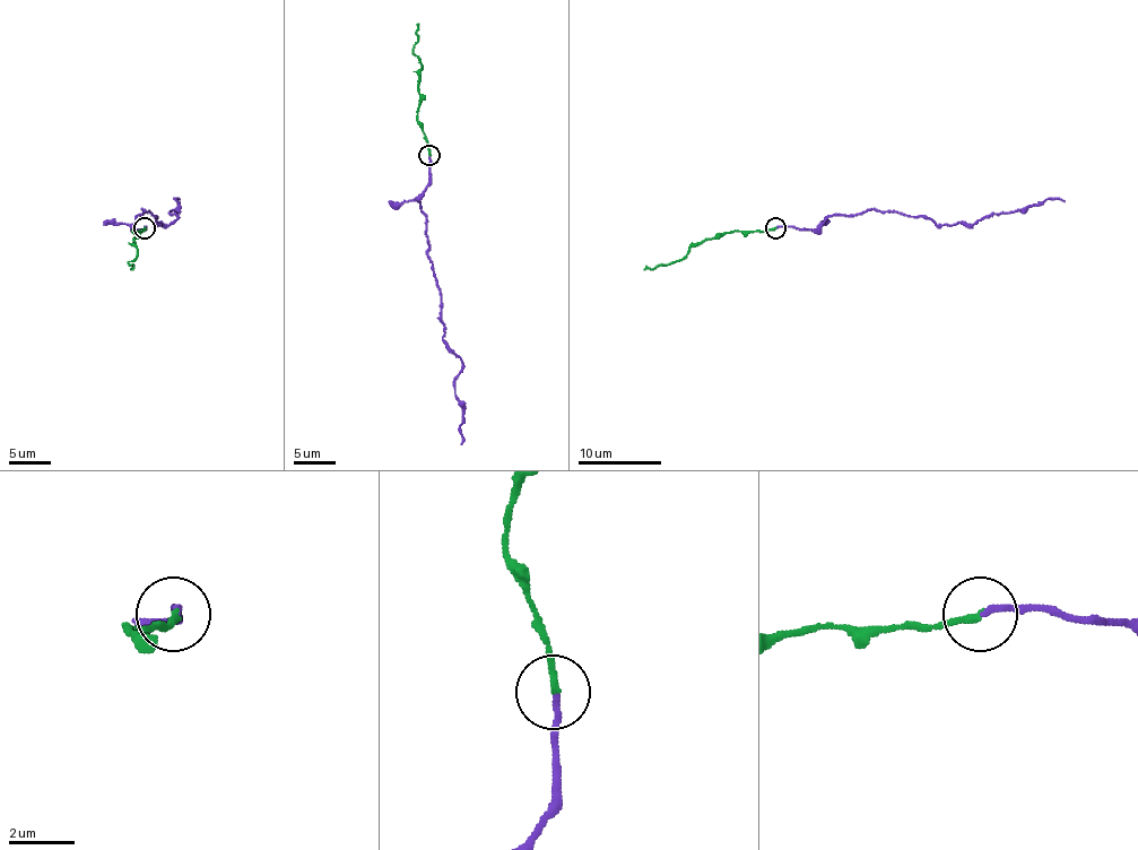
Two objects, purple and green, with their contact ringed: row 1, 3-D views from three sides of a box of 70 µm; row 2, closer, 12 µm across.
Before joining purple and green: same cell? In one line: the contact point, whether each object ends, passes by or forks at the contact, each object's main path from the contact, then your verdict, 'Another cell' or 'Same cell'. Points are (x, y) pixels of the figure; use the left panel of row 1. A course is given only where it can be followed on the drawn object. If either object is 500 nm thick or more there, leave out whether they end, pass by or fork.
Place: (144, 227). At the ring purple ends. At the ring green ends. Course of purple: (145, 228), (136, 228), (135, 218), (142, 209), (157, 224), (172, 224), (177, 218), (170, 211), (176, 201). Course of green: (145, 228), (132, 231), (136, 258), (128, 263), (135, 268). Another cell

